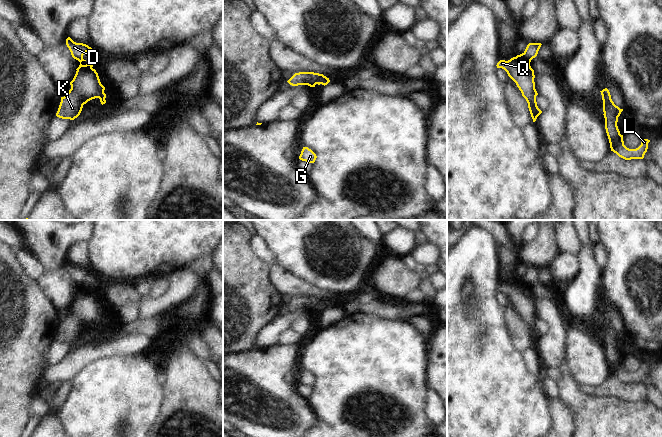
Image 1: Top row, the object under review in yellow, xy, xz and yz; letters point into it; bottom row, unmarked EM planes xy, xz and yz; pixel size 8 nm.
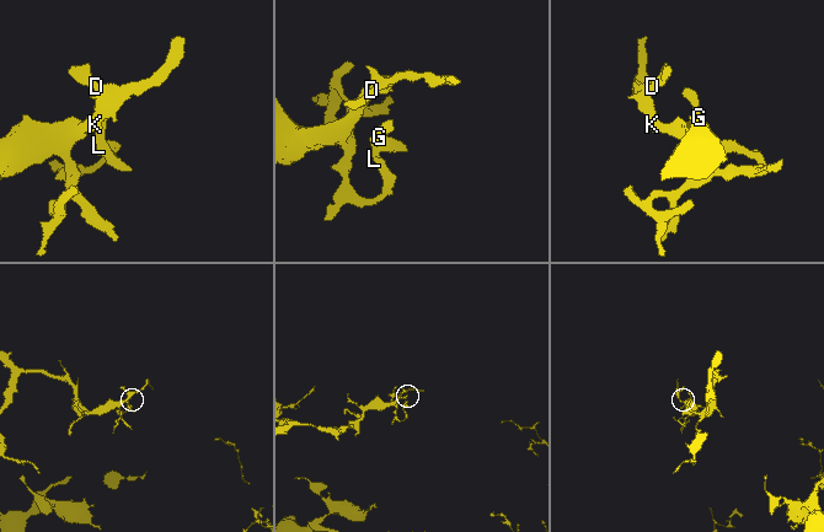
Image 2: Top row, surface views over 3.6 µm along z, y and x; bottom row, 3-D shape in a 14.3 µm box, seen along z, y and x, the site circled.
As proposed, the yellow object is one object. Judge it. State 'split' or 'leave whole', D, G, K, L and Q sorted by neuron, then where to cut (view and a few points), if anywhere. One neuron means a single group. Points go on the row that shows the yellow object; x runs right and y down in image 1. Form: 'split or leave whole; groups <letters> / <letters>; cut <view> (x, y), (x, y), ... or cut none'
leave whole; groups D G K L Q; cut none

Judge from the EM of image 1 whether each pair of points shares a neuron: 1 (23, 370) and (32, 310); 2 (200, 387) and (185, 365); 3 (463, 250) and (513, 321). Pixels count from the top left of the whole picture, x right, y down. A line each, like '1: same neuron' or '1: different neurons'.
1: same neuron
2: same neuron
3: different neurons

